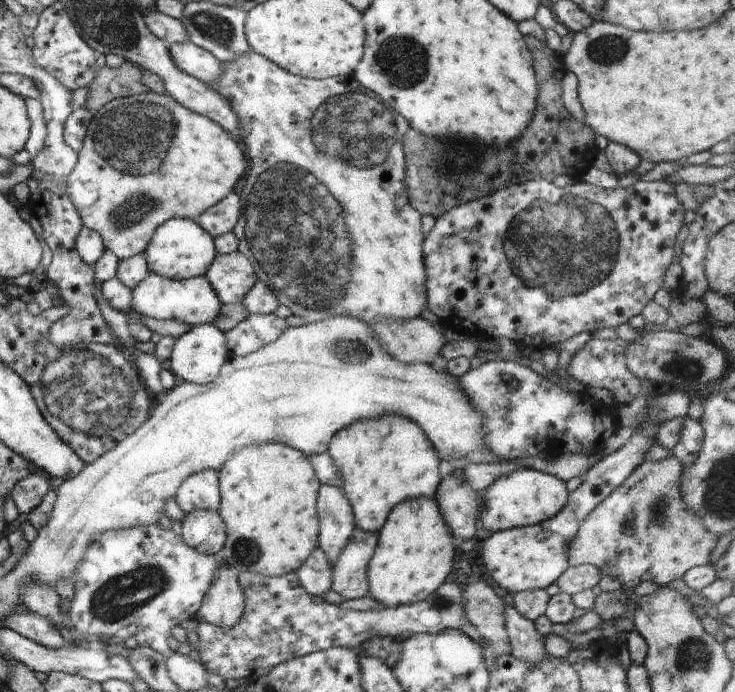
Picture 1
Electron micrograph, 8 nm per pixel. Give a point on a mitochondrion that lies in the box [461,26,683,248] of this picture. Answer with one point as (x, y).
(610, 49)

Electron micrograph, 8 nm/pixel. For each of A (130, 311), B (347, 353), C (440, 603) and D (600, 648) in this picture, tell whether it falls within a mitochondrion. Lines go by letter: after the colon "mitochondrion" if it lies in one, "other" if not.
A: other
B: mitochondrion
C: mitochondrion
D: other

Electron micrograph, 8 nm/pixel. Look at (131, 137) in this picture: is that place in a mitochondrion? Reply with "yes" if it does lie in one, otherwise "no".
yes

